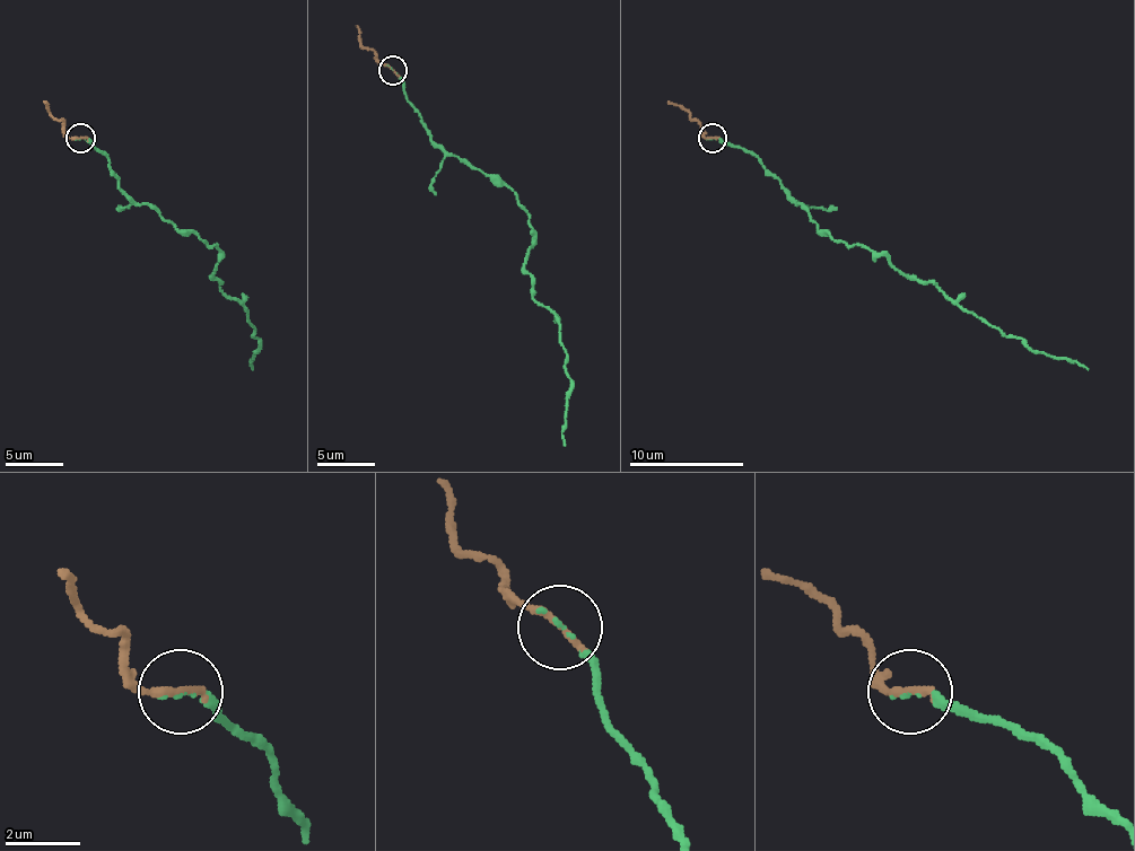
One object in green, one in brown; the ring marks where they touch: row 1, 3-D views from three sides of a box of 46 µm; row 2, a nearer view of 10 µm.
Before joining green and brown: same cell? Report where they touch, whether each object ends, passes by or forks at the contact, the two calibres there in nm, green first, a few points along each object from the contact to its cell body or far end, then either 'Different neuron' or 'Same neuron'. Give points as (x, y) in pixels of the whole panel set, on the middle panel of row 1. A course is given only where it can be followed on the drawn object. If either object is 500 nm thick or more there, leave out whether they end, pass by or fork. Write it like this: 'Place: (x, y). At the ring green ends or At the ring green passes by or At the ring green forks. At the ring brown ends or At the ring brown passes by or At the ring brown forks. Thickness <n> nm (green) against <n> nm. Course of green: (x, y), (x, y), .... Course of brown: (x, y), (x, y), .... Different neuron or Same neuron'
Place: (393, 70). At the ring green ends. At the ring brown ends. Thickness 70 nm (green) against 260 nm. Course of green: (393, 69), (408, 104), (447, 155), (499, 178), (527, 216), (531, 296), (557, 318), (572, 382), (566, 445). Course of brown: (393, 69), (361, 46), (356, 26). Same neuron

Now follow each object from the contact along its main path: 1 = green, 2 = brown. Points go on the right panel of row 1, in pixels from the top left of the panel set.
1: (712, 139), (745, 147), (835, 242), (883, 253), (904, 273), (937, 288), (1006, 336), (1075, 359), (1087, 370)
2: (712, 139), (688, 113), (669, 102)

